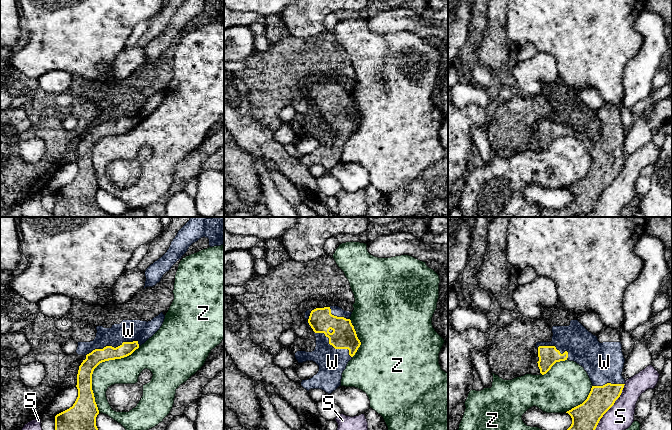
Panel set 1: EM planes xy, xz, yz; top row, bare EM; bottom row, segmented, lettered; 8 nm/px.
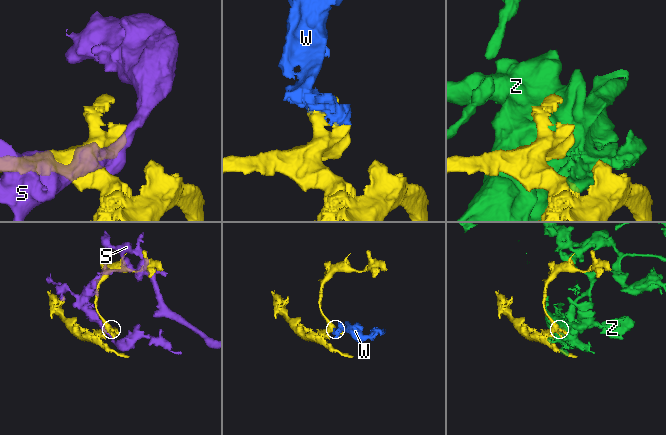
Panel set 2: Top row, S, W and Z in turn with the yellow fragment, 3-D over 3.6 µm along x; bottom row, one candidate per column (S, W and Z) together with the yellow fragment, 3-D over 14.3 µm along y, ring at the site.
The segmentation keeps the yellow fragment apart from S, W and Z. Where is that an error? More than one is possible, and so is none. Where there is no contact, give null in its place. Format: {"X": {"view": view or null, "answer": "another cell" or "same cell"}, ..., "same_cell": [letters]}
{"S": {"view": "yz", "answer": "another cell"}, "W": {"view": "xy", "answer": "another cell"}, "Z": {"view": "xy", "answer": "another cell"}, "same_cell": []}

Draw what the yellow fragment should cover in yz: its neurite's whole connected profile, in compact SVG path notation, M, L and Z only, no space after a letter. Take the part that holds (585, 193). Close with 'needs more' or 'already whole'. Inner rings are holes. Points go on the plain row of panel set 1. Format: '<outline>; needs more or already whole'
M607 159L603 162L592 162L587 175L566 188L572 194L571 202L565 208L558 210L543 207L543 216L574 217L581 213L591 212L600 195L620 173L624 161Z; already whole

